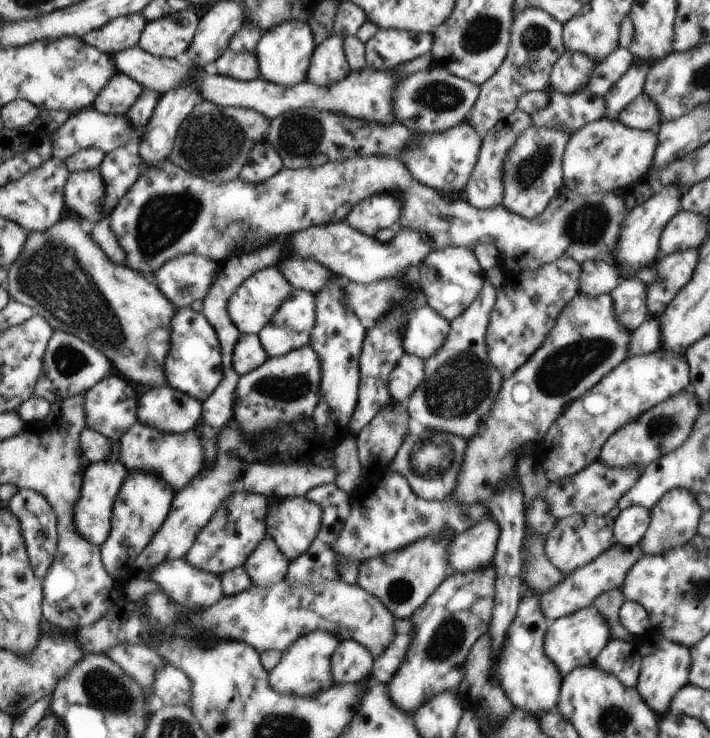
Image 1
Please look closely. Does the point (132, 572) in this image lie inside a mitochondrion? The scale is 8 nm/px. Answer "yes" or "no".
no

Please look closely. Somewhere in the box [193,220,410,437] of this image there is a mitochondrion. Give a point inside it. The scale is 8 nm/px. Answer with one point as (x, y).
(287, 387)

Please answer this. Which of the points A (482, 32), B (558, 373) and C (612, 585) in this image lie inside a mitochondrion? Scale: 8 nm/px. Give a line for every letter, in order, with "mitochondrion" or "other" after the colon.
A: mitochondrion
B: mitochondrion
C: other

